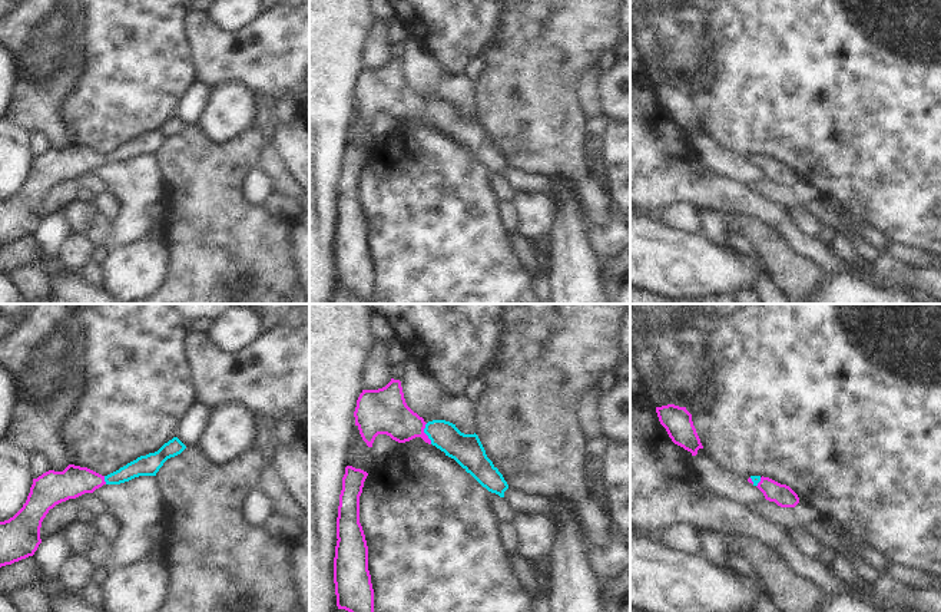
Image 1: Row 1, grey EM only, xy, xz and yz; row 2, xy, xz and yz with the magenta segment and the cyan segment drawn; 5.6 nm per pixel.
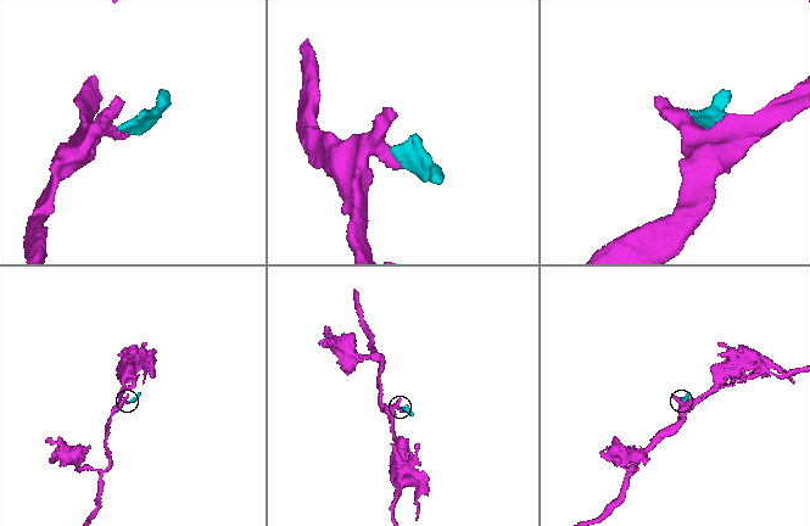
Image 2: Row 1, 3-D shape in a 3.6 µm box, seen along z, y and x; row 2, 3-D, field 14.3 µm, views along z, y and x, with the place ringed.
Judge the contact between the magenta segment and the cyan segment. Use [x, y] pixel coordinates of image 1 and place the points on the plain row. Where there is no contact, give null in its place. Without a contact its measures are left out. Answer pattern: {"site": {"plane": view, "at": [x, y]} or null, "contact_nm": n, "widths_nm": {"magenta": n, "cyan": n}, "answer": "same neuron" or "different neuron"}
{"site": {"plane": "xz", "at": [424, 112]}, "contact_nm": 120, "widths_nm": {"magenta": 260, "cyan": 180}, "answer": "same neuron"}

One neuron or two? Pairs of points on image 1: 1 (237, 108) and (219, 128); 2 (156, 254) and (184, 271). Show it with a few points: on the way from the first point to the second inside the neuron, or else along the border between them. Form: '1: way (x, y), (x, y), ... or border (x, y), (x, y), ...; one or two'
1: way (231, 113), (225, 123); one
2: border (163, 242), (168, 251), (168, 273), (156, 288); two

